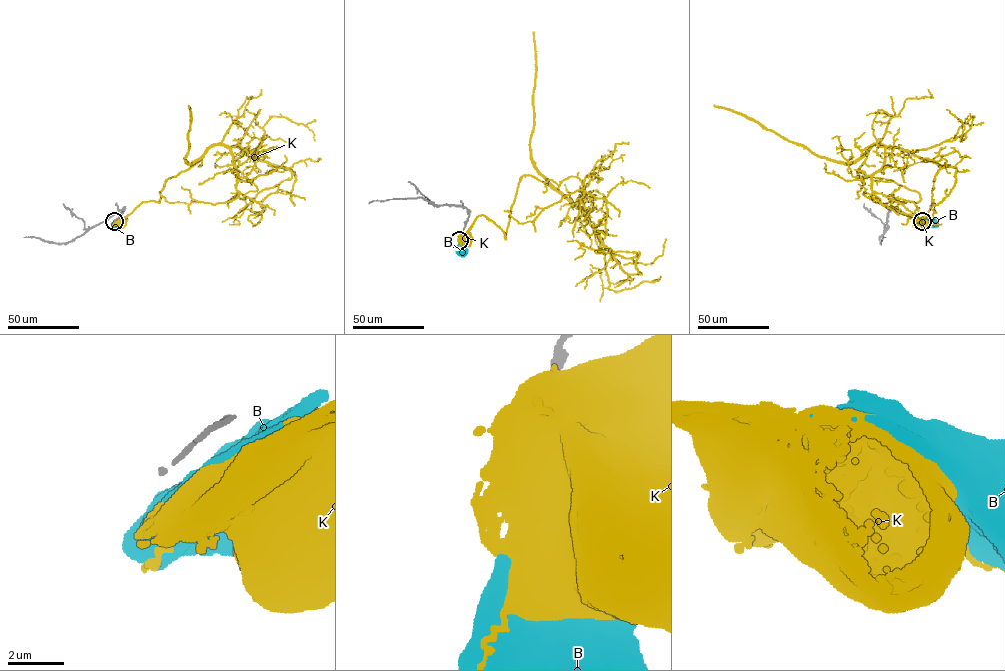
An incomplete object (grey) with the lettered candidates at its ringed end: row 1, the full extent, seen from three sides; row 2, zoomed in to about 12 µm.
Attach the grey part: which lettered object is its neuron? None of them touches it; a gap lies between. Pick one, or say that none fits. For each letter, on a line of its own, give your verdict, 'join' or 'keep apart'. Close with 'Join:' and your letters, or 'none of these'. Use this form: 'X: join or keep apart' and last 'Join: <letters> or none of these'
B: keep apart
K: keep apart
Join: none of these

